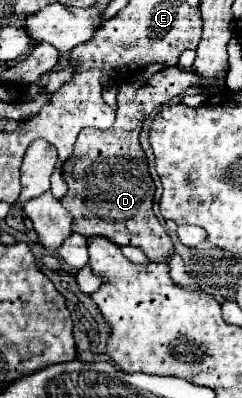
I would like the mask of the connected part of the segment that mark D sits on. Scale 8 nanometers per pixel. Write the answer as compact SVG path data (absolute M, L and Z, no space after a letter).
M163 68L163 70L155 72L153 76L149 76L147 80L139 80L139 78L127 80L119 86L119 92L117 92L119 108L117 108L115 124L109 130L83 128L79 132L71 158L61 166L63 178L69 184L69 192L61 200L61 204L73 214L73 226L71 226L73 232L77 232L85 238L103 236L103 238L115 242L117 246L131 244L131 246L141 248L151 262L163 262L163 264L169 262L169 258L173 256L173 242L153 214L155 184L147 170L147 156L139 144L139 134L141 134L143 122L151 116L151 112L159 112L165 104L177 102L189 86L199 86L199 82L201 82L201 78L197 78L195 72L189 72L185 68Z

